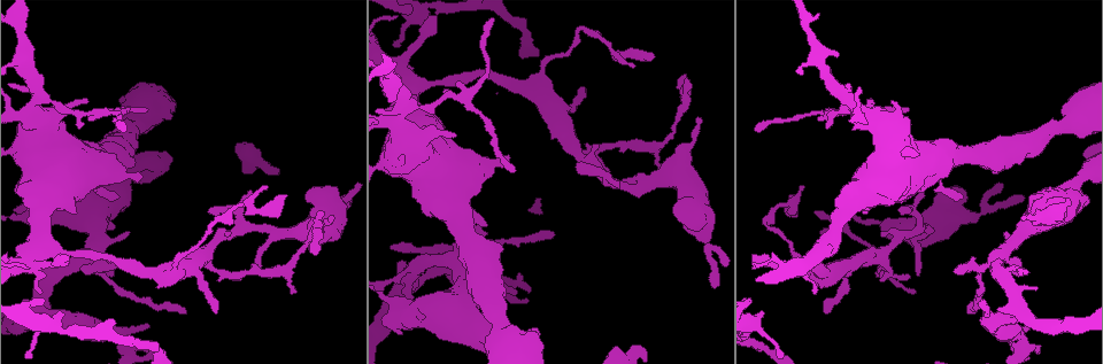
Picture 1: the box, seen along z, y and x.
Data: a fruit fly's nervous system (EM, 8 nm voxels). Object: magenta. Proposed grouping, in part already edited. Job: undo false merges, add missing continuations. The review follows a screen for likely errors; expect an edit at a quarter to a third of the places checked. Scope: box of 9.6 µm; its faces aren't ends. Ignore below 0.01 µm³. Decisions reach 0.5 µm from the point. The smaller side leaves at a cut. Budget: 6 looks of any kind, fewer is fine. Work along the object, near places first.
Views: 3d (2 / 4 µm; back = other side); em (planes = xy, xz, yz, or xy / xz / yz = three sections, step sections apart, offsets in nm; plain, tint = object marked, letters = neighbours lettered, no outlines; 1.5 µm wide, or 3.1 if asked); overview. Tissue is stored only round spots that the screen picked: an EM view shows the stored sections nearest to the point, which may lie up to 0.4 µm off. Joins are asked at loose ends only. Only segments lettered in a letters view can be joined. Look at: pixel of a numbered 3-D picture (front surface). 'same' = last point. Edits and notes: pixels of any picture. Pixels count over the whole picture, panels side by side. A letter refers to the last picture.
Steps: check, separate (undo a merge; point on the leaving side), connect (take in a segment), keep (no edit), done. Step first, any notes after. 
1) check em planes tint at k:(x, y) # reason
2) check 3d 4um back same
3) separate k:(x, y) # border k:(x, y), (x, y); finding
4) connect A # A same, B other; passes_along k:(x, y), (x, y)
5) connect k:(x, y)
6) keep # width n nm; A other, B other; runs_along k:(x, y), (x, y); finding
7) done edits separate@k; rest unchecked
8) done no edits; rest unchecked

check 3d 4um at 1:(706, 252) # calibre changes

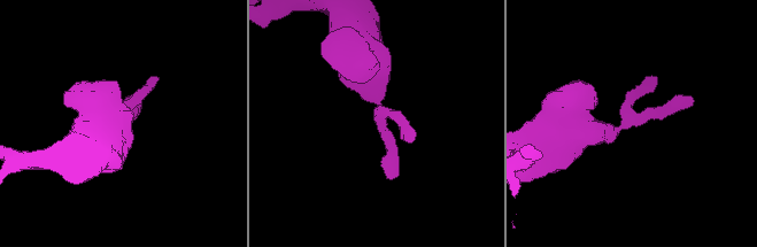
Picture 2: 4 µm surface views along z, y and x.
check em planes letters at 2:(634, 120) # need the tissue

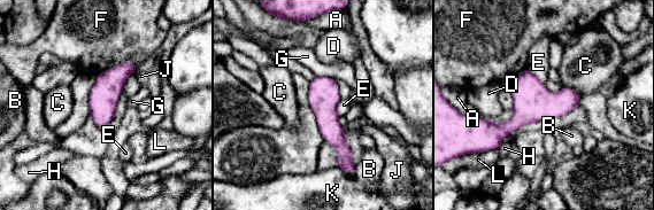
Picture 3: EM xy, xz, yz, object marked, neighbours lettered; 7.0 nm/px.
keep # A other, B other, C other, D other, E other, F other, G other, H other, J other, K other, L other; border 3:(340, 98), (337, 104), (338, 116); continuous, no second cell

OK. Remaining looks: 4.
check 3d 2um back at 1:(127, 130) # thin end

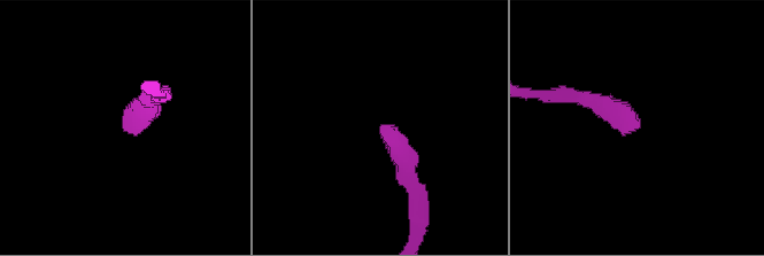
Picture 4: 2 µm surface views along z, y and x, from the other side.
check em planes plain at 4:(125, 126) # need the tissue

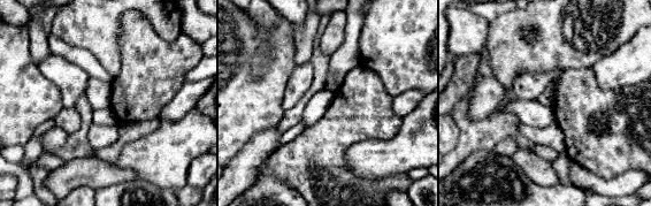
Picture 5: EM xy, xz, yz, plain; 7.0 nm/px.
check em planes letters same # see the neighbours

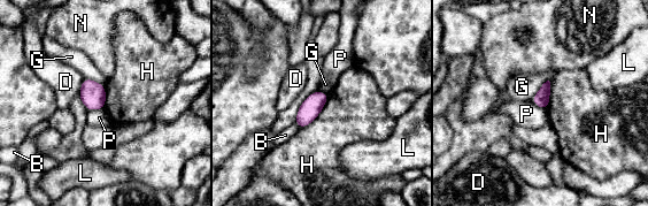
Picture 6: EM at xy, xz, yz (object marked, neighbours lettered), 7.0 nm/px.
keep # width 110 nm; B other, D other, G other, H other, L other, N other, P other; border 6:(329, 94), (322, 111), (300, 129); no lettered segment goes on from it

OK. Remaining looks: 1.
done no edits; rest unchecked

